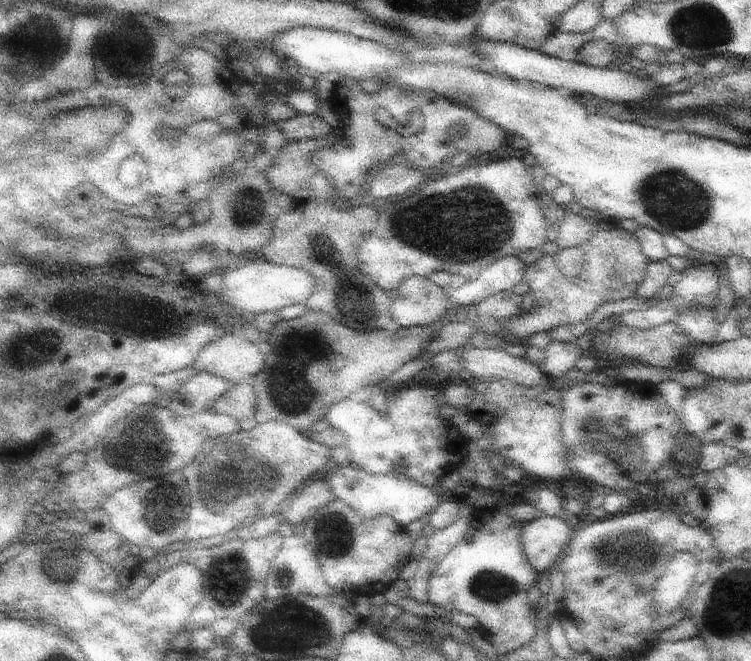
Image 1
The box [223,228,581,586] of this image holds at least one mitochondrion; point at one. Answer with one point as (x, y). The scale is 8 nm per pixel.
(288, 388)

